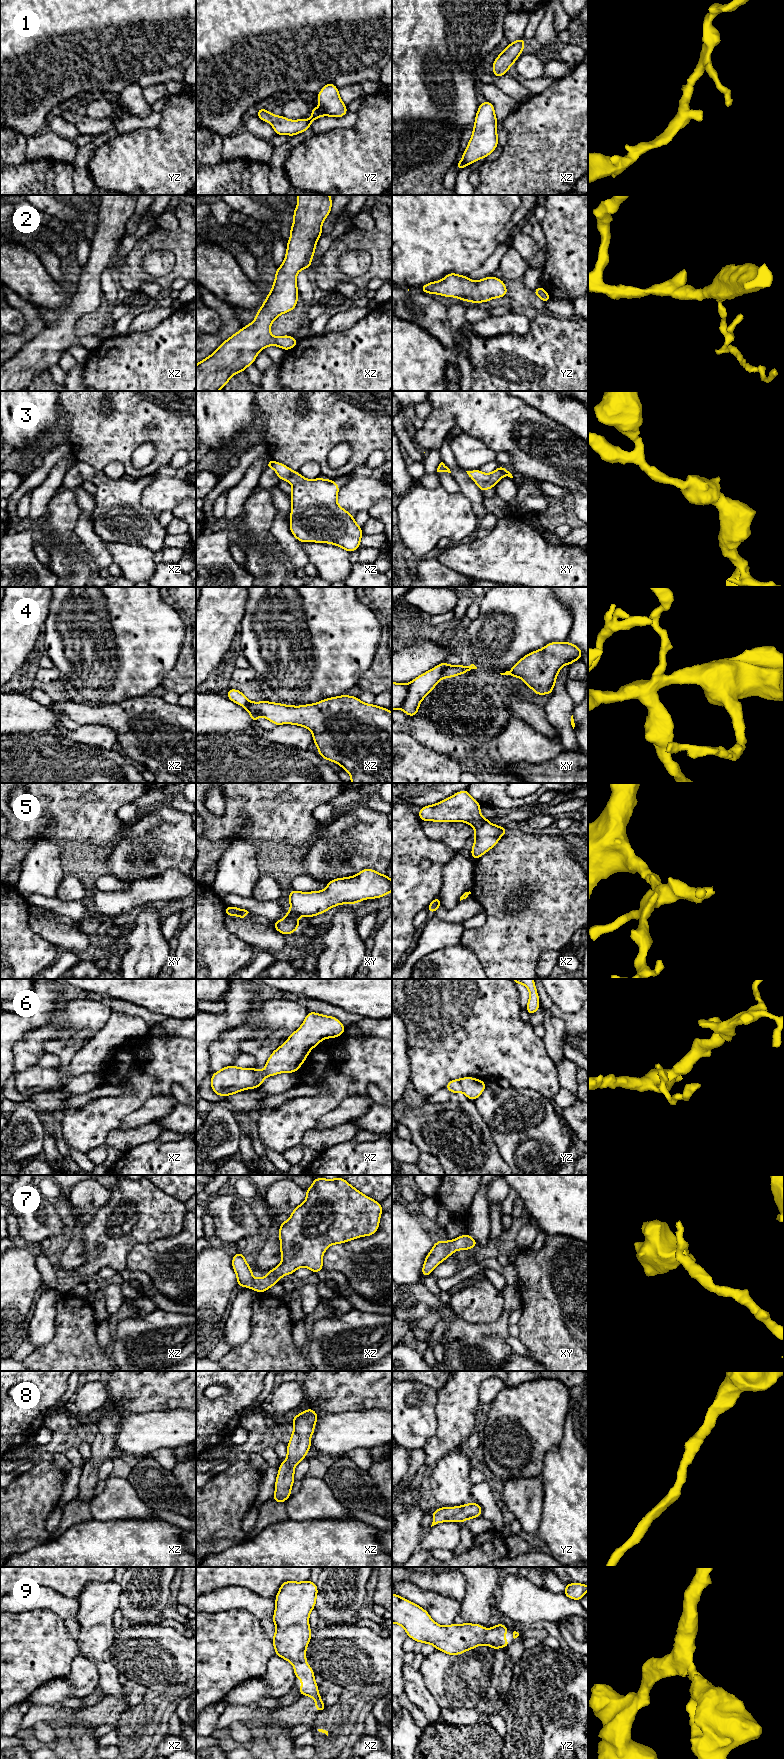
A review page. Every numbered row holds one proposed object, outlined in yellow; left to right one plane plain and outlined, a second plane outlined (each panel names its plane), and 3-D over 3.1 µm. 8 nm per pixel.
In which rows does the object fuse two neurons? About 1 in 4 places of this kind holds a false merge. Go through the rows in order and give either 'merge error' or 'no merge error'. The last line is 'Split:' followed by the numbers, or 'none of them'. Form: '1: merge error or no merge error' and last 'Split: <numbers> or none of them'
1: no merge error
2: no merge error
3: no merge error
4: no merge error
5: no merge error
6: no merge error
7: no merge error
8: no merge error
9: no merge error
Split: none of them

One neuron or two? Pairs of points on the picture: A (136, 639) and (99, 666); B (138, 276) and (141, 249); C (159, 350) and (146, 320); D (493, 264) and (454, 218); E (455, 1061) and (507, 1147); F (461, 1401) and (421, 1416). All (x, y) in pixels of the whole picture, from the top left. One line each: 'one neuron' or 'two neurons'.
A: one neuron
B: one neuron
C: two neurons
D: two neurons
E: two neurons
F: two neurons

